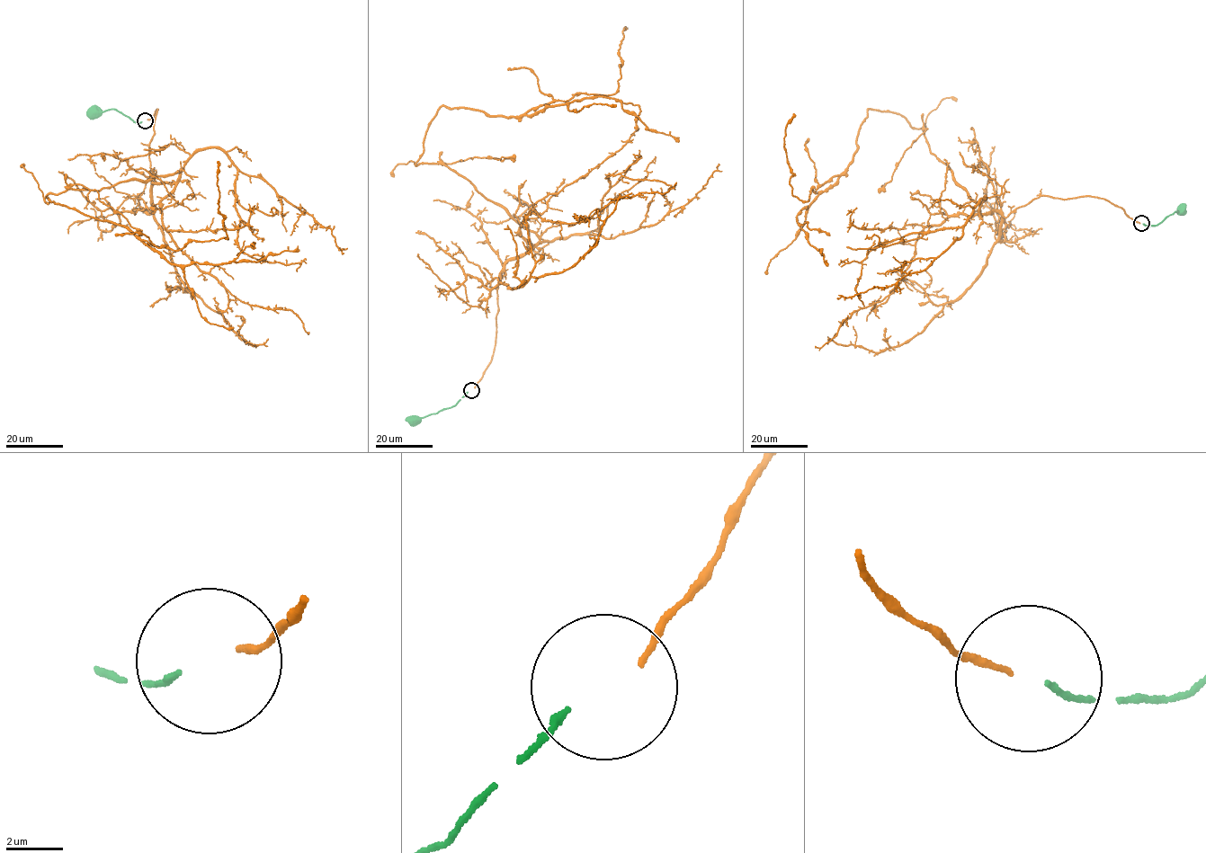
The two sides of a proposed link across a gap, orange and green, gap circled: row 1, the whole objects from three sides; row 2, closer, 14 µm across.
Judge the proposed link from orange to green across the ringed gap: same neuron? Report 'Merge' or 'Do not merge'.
Do not merge

